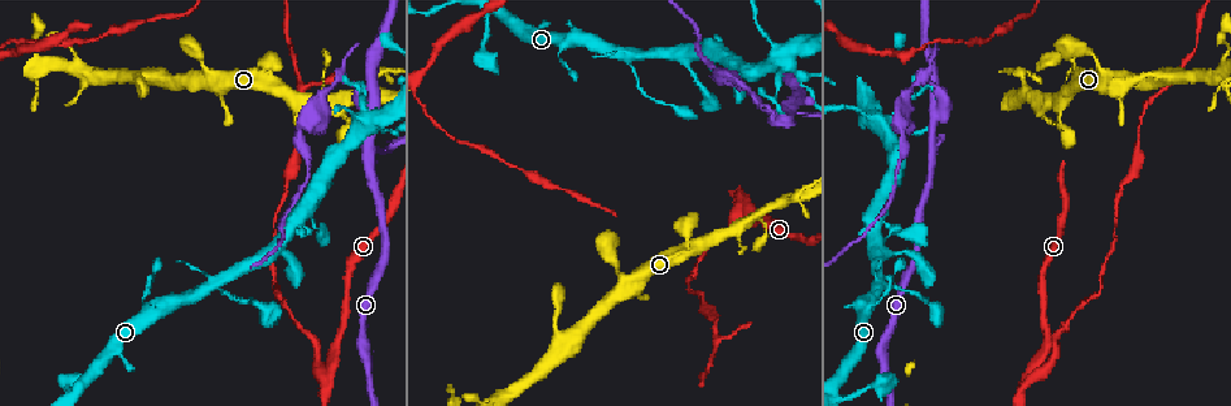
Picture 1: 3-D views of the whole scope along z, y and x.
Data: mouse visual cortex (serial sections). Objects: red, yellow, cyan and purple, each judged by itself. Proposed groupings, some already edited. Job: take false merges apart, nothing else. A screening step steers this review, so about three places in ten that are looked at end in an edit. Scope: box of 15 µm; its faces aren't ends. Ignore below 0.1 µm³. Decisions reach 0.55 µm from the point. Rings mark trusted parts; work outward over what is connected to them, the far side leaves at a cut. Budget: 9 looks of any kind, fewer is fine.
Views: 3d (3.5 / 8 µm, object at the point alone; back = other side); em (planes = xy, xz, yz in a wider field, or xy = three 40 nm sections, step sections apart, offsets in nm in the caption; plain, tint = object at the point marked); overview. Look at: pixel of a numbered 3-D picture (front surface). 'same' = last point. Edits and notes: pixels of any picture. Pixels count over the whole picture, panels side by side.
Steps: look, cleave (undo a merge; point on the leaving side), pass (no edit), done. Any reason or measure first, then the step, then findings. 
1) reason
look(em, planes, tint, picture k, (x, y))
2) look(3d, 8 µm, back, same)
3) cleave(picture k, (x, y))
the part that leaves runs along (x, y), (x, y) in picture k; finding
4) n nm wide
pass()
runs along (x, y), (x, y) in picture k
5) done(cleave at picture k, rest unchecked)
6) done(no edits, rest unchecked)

look(3d, 3.5 µm, picture 1, (368, 154))

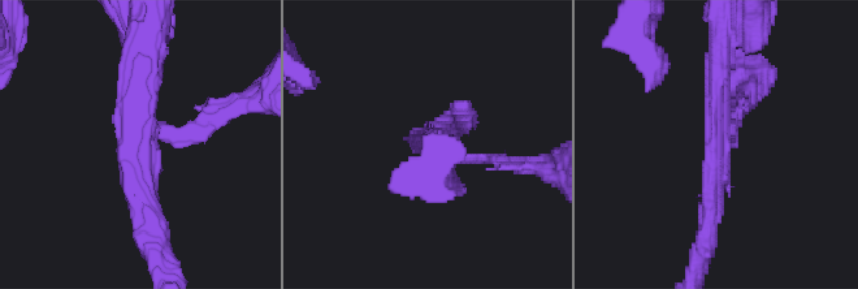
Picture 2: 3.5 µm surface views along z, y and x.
3 arms; arms of 150, 300, 300 nm
look(em, xy, step 2, tint, picture 2, (721, 136))

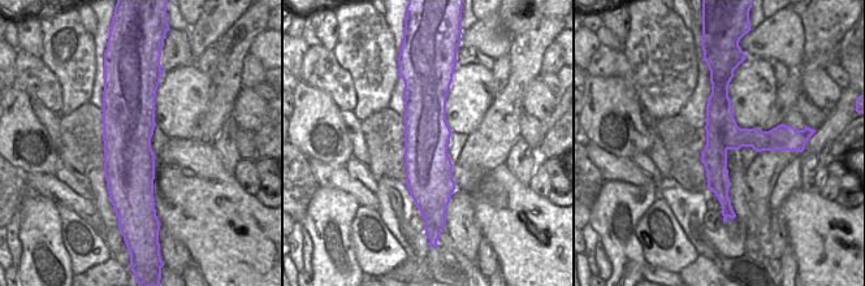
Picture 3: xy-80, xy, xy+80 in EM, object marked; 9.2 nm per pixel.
cleave(picture 2, (742, 108))
the part that leaves runs along (163, 136), (199, 136), (247, 87) in picture 2; two cells meet here

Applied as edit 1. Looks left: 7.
redraw
look(overview)

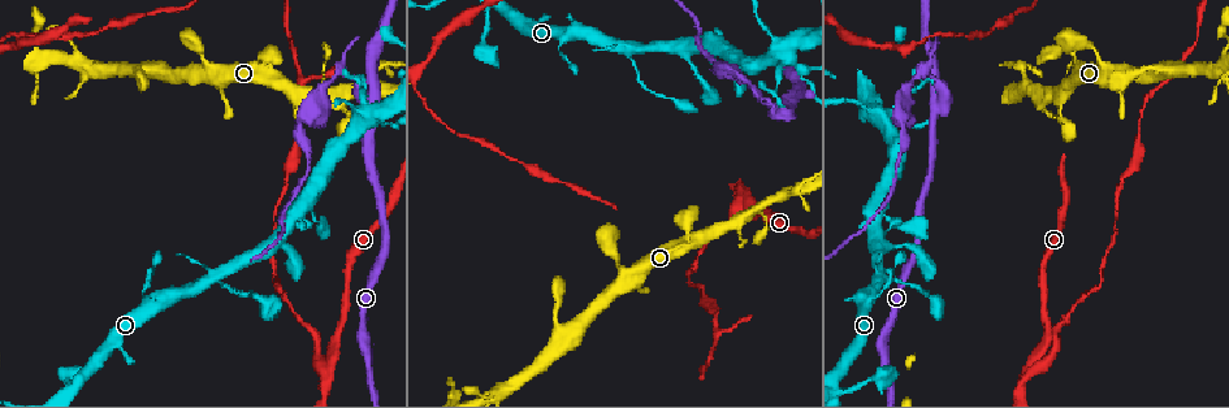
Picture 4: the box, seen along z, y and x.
arms part here
look(3d, 3.5 µm, picture 4, (628, 48))

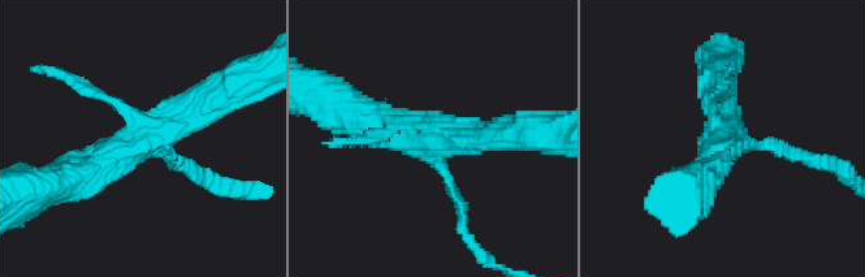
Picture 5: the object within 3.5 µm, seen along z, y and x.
look(em, xy, step 1, tint, picture 5, (725, 138))

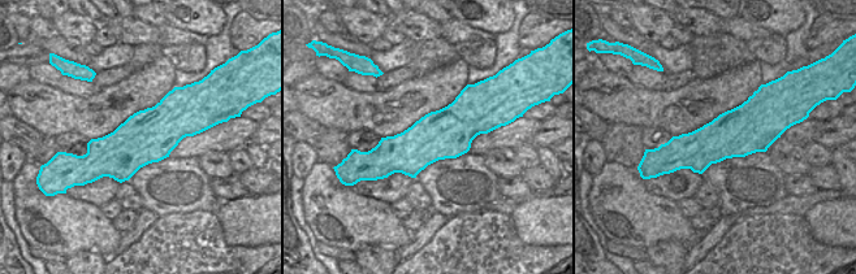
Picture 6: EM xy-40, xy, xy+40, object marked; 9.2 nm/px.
pass()
runs along (73, 177), (221, 94) in picture 5; all the same cell

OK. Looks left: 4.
look(3d, 3.5 µm, picture 4, (1038, 357))

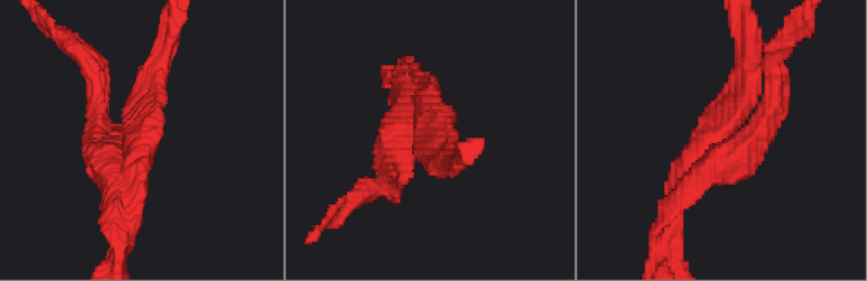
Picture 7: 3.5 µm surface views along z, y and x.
need the tissue
look(em, planes, tint, picture 7, (718, 130))

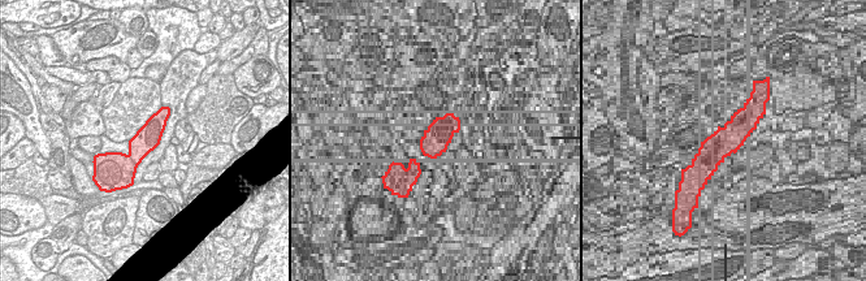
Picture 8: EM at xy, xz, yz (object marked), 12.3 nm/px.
cleave(picture 7, (725, 168))
border along (129, 154), (137, 165) in picture 8; a second cell is stuck on

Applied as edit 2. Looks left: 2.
done(cleave at picture 2, cleave at picture 7, rest unchecked)

